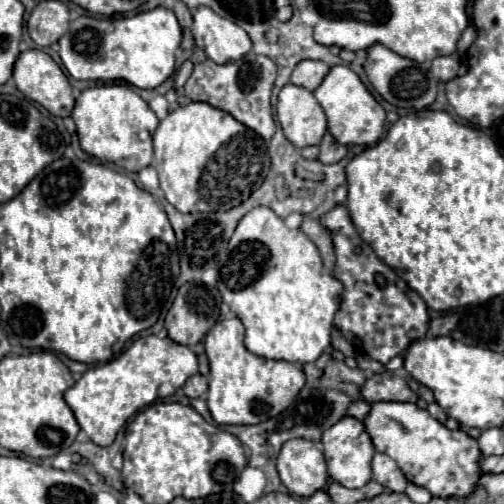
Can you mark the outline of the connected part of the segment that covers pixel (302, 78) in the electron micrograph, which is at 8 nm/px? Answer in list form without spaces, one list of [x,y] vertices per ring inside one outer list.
[[[301,60],[291,74],[291,82],[313,92],[323,82],[329,68],[331,66],[321,62],[321,60]]]

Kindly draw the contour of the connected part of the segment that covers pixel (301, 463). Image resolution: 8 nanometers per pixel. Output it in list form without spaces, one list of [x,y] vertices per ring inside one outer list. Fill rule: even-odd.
[[[295,438],[283,444],[277,456],[279,478],[293,496],[309,498],[327,484],[325,456],[319,444]]]

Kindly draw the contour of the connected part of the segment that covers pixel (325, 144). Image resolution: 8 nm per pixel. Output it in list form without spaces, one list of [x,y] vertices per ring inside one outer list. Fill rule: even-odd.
[[[325,134],[323,142],[321,142],[321,154],[319,154],[319,160],[323,164],[335,164],[339,162],[345,154],[347,154],[347,146],[341,146],[331,134]]]

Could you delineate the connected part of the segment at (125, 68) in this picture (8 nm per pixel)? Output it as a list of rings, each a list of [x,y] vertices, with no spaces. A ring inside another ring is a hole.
[[[167,8],[121,18],[79,16],[59,40],[59,56],[75,80],[125,80],[137,88],[157,88],[175,72],[175,50],[181,38],[177,16]]]

